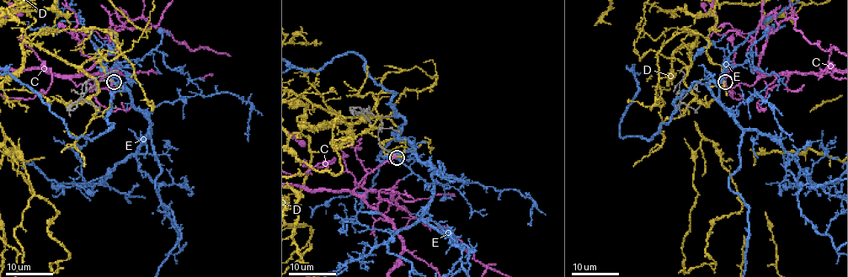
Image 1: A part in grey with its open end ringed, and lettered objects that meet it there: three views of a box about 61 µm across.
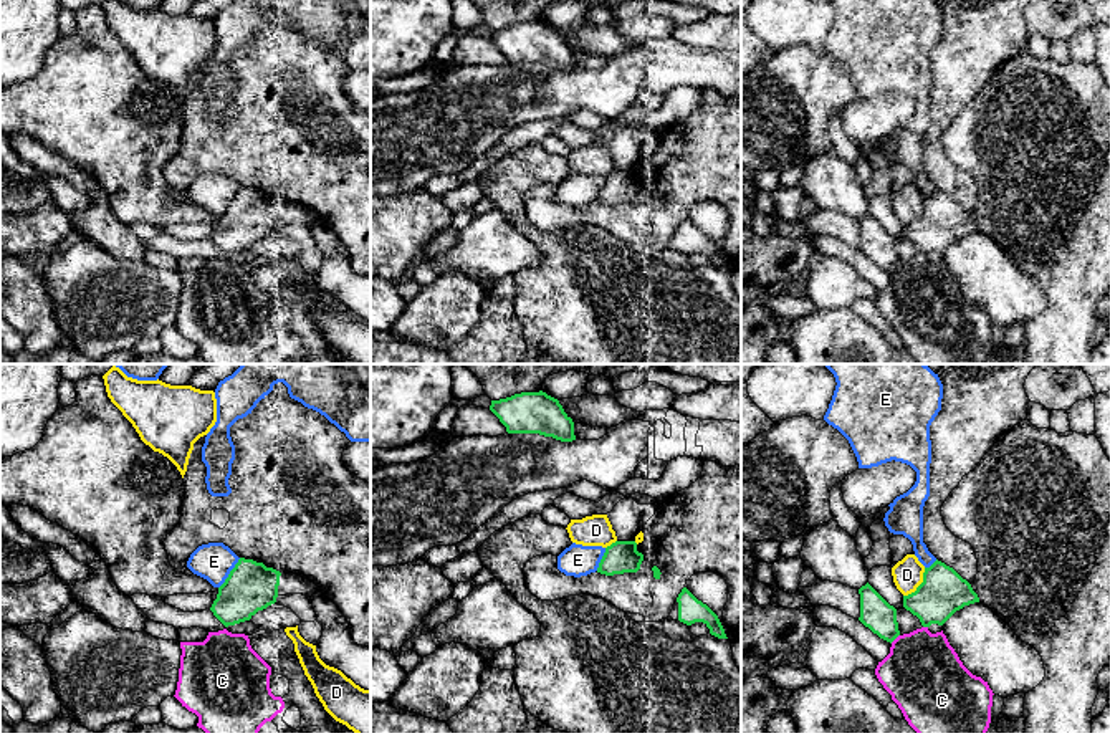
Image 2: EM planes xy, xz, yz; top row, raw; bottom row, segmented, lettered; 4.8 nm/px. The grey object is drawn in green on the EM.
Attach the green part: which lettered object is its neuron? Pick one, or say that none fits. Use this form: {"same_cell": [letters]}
{"same_cell": []}

